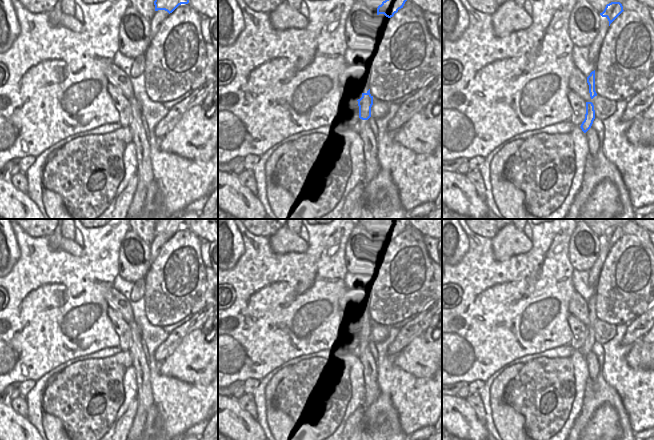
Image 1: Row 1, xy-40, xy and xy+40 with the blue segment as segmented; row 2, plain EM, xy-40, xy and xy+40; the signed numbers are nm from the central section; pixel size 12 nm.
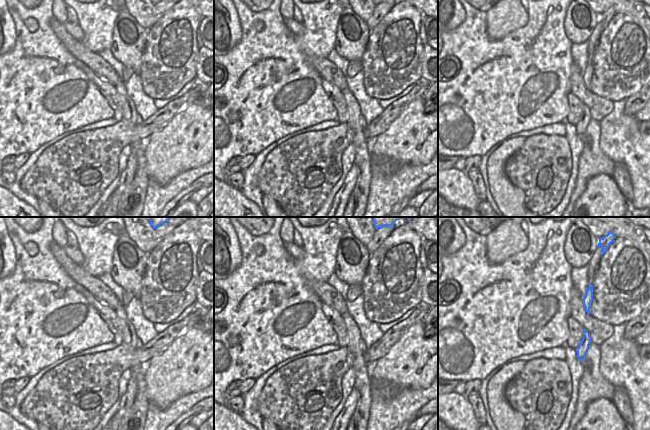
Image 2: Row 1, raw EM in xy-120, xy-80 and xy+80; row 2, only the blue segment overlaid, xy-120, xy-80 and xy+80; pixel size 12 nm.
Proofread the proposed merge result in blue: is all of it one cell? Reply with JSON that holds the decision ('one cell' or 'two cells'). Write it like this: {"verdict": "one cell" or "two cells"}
{"verdict": "one cell"}

